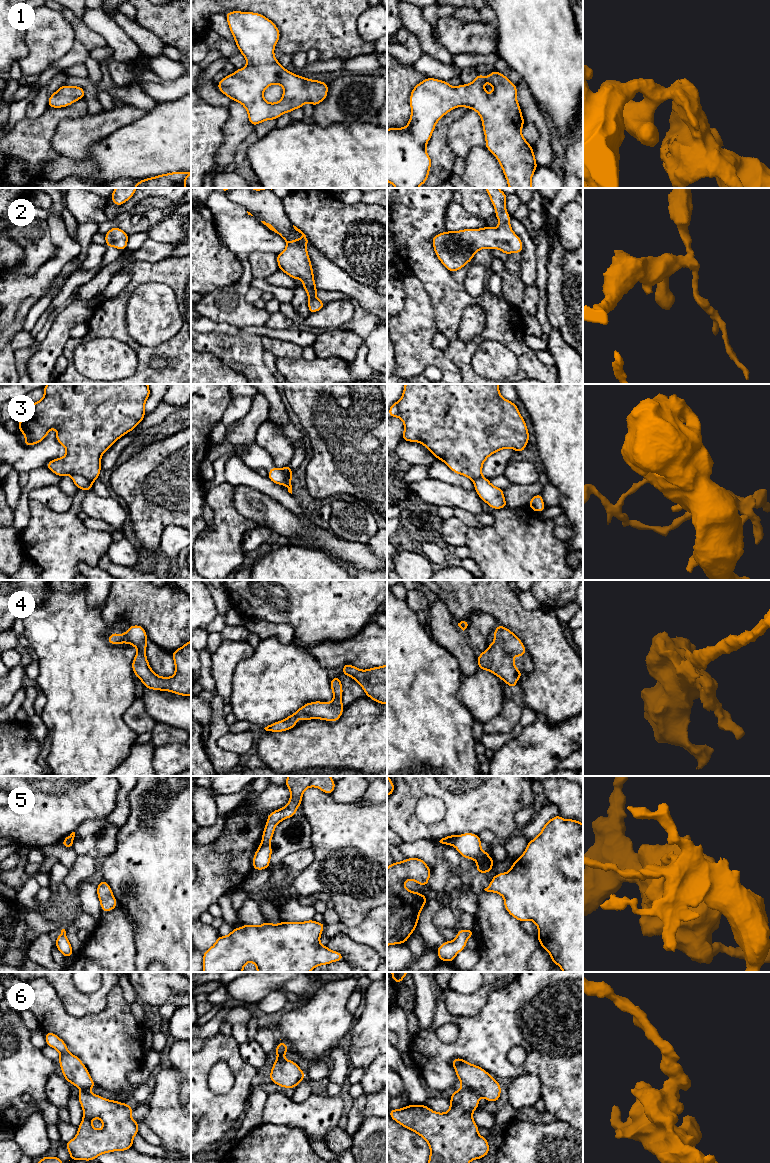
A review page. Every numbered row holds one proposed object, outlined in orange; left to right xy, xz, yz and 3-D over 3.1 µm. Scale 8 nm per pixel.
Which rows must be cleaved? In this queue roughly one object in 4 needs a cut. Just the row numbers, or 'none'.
3, 5, 6

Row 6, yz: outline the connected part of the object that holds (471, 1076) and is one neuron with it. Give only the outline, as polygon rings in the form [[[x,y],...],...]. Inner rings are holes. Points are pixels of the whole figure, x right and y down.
[[[454,1058],[451,1063],[463,1087],[473,1090],[478,1096],[485,1098],[487,1102],[497,1102],[499,1100],[501,1086],[483,1068],[468,1063],[462,1058]]]

